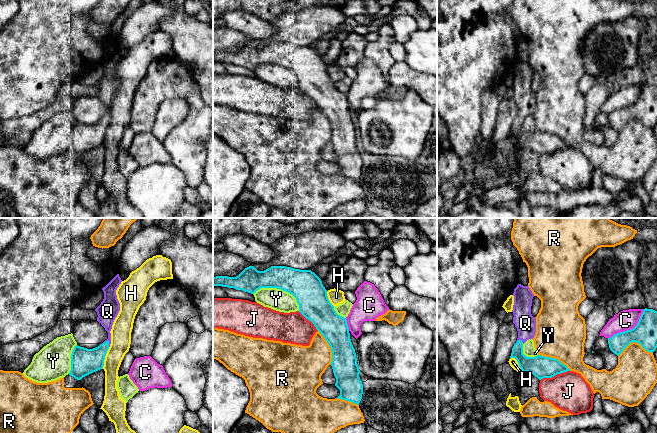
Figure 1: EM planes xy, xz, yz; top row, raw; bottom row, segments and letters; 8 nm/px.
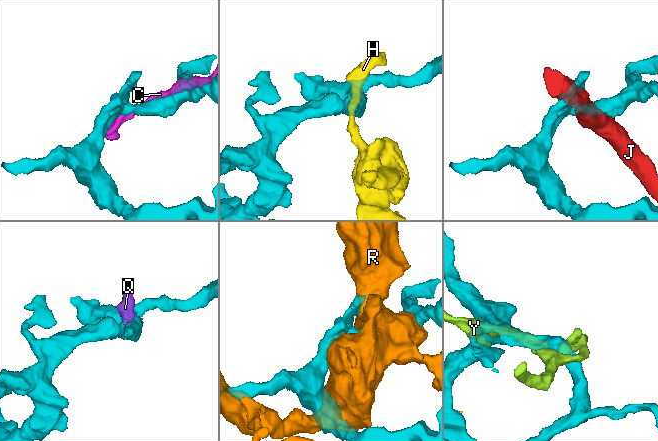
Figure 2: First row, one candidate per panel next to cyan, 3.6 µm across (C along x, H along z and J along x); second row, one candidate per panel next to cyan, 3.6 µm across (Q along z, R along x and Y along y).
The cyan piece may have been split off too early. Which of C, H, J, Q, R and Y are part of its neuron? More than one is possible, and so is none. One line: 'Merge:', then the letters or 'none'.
Merge: Q

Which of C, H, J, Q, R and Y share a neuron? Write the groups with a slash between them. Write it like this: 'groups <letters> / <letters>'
groups C / H / J / Q / R / Y

